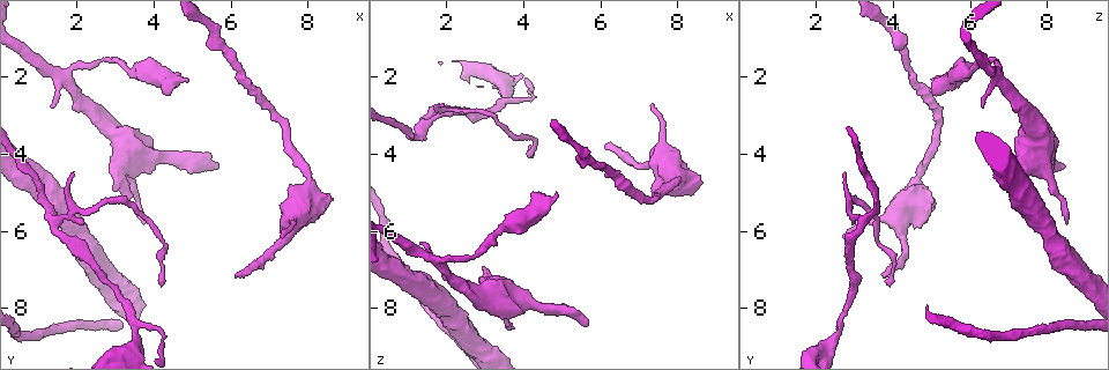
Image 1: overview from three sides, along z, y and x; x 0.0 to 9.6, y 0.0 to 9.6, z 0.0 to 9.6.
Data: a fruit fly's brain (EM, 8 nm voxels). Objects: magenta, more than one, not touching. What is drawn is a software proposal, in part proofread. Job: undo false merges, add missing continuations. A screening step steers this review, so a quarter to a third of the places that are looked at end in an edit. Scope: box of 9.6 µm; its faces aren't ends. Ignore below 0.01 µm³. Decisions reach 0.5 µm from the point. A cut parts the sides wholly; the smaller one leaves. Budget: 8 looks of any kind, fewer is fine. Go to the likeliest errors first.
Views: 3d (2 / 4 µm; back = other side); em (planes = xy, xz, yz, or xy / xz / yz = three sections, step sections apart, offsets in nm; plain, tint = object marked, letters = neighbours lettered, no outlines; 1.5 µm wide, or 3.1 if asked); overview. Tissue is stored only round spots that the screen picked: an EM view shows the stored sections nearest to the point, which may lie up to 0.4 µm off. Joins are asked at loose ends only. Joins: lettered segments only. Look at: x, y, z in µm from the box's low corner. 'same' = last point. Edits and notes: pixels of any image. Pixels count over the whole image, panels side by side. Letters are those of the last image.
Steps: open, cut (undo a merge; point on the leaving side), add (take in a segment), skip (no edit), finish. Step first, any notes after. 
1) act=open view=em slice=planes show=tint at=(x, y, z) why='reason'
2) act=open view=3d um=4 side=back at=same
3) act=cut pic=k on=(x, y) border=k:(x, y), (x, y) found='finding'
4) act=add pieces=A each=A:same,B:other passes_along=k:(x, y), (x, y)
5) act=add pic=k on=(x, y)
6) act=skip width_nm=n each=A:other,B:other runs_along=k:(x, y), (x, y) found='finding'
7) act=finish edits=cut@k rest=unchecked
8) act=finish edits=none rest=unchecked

act=open view=em slice=planes show=letters at=(6.15, 7.20, 3.80) why='free end'

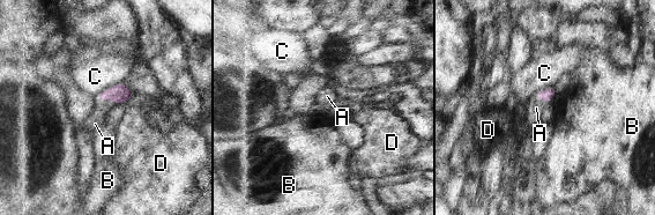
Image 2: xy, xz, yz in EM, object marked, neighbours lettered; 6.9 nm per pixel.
act=add pieces=A longest_contact=C:220nm each=A:same,B:other,C:other,D:other passes_along=2:(120, 93), (108, 98), (95, 124) found='it goes on there'

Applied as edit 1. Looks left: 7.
act=open view=overview

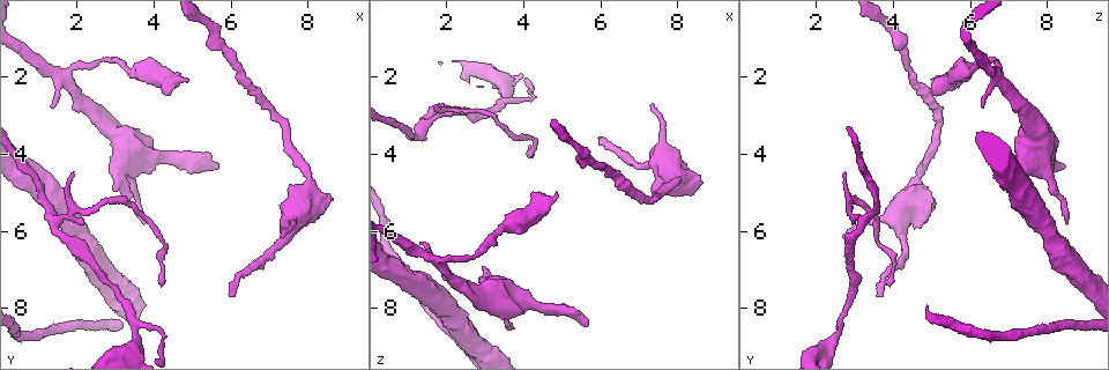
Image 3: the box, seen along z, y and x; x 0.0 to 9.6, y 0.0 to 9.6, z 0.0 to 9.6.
act=open view=em slice=xy step=4 show=tint at=(5.60, 4.30, 8.50) why='an open end'

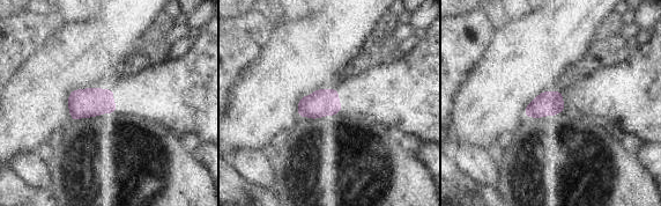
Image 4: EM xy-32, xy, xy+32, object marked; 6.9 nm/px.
act=open view=em slice=xz step=8 show=letters at=same why='another direction'

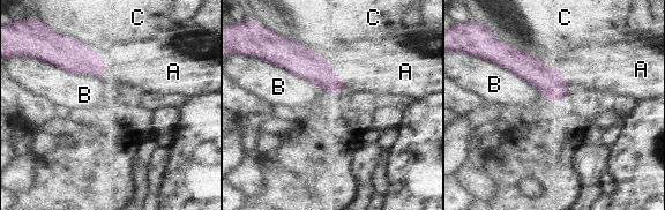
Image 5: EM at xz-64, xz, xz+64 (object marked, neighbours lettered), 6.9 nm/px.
act=add pieces=A width_nm=140 each=A:same,B:other,C:other found='it goes on there'

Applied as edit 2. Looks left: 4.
act=open view=em slice=planes show=tint at=(1.30, 2.70, 6.40) why='branch stops here'

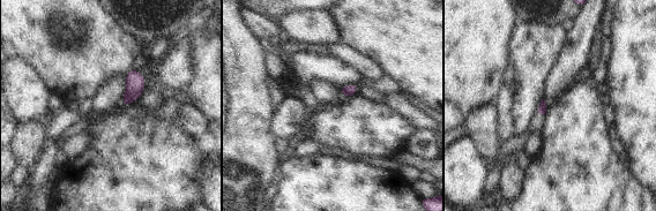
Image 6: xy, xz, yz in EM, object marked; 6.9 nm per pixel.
act=open view=em slice=planes show=letters at=same why='what lies round it'

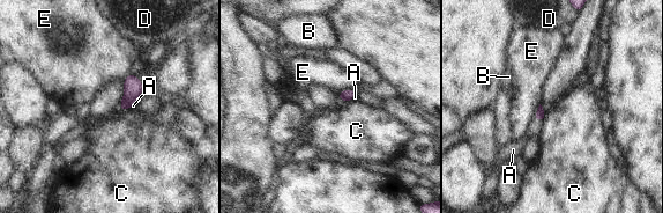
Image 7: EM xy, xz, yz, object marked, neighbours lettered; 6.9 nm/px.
act=add pieces=A each=A:same,B:other,C:other,D:other,E:other passes_along=7:(539, 115), (538, 119), (535, 127) found='the cell continues'

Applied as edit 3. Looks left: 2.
act=finish edits=add@2,add@5,add@7 rest=unchecked

